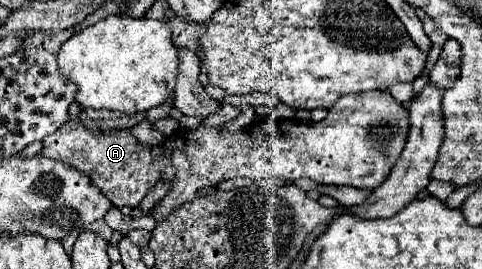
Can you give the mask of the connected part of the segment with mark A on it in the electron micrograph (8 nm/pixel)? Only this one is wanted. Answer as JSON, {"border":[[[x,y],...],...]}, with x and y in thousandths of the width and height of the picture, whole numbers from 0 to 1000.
{"border":[[[753,338],[728,346],[707,361],[683,413],[678,435],[662,457],[624,457],[612,442],[533,442],[517,472],[500,487],[471,487],[463,472],[425,472],[413,465],[409,480],[384,480],[380,494],[367,487],[363,502],[346,509],[330,546],[334,561],[322,576],[317,554],[301,532],[288,532],[272,487],[263,480],[234,480],[234,487],[189,487],[172,465],[168,442],[143,435],[131,472],[89,517],[89,584],[118,591],[139,606],[164,636],[172,636],[193,688],[239,762],[239,770],[284,770],[288,747],[330,680],[355,680],[355,710],[317,770],[322,829],[334,829],[359,777],[371,762],[392,755],[392,740],[413,732],[413,710],[425,695],[442,695],[459,673],[488,665],[488,658],[517,658],[529,673],[579,658],[591,673],[612,673],[620,658],[641,658],[670,688],[728,688],[728,695],[782,695],[807,651],[811,621],[824,606],[849,502],[849,413],[836,383],[811,361],[807,338]]]}

